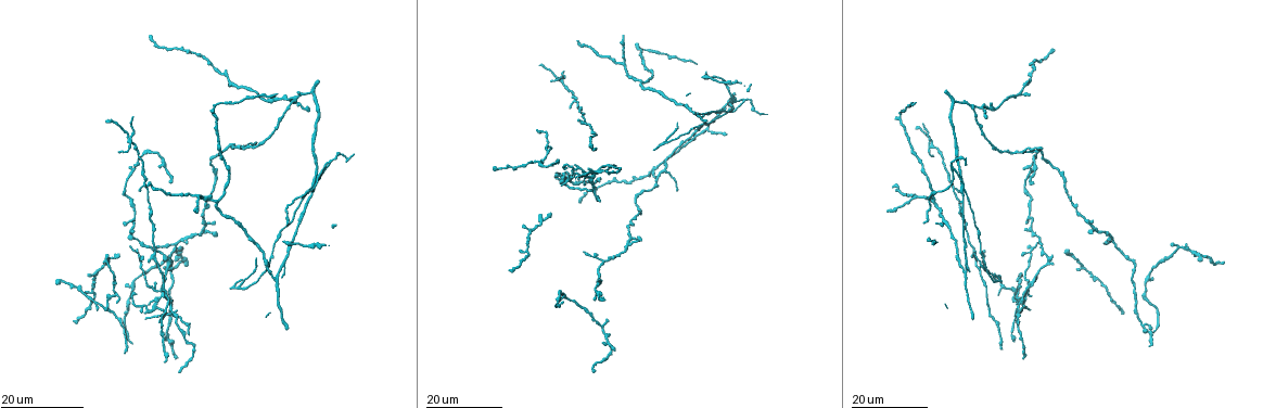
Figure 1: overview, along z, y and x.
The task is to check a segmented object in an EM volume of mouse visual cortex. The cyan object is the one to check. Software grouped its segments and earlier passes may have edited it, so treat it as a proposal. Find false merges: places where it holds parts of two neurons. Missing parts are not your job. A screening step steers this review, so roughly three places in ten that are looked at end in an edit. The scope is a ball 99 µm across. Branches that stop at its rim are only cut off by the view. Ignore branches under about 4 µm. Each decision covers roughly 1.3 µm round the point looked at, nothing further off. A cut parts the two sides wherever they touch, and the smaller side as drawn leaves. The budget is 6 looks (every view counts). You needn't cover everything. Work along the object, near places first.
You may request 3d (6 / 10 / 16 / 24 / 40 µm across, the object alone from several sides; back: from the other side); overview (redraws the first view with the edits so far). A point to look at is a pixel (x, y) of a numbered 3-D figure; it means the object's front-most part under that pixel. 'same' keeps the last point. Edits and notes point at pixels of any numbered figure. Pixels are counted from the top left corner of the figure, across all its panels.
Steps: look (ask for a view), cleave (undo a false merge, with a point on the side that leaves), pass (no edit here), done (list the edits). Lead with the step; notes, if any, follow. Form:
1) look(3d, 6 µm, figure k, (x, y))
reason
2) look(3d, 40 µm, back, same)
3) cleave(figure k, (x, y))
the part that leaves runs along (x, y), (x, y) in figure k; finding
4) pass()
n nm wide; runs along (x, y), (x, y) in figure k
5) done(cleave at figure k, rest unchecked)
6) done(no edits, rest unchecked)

look(3d, 16 µm, figure 1, (168, 269))
three arms meet

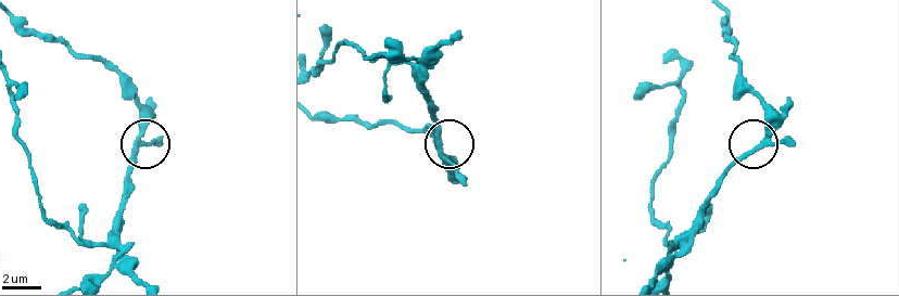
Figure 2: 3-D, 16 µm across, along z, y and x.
look(3d, 10 µm, figure 2, (760, 142))

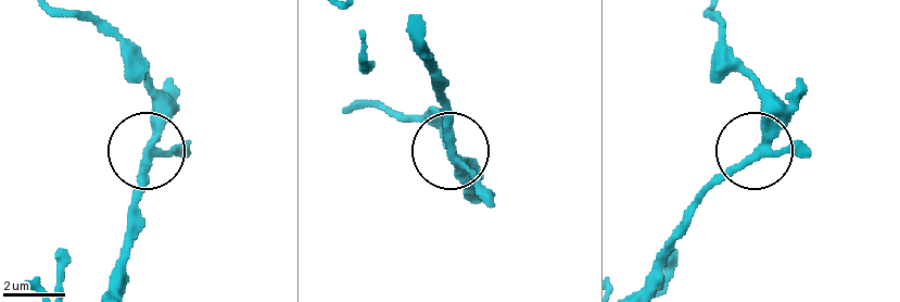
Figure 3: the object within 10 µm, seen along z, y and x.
pass()
runs along (717, 21), (724, 49), (755, 88), (760, 135), (685, 217) in figure 3; all the same neuron

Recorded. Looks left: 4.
look(3d, 24 µm, figure 1, (539, 164))
four-way junction

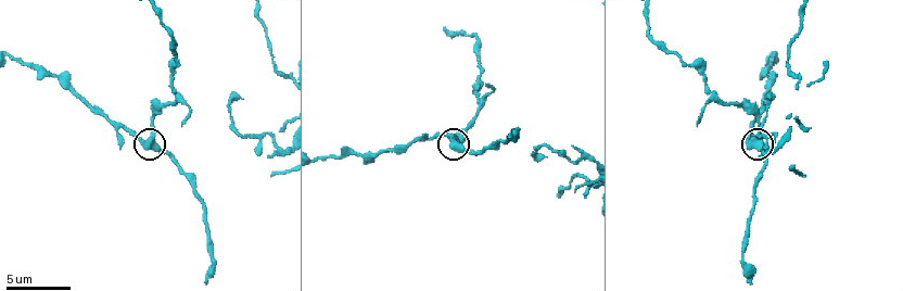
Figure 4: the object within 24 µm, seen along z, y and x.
look(3d, 10 µm, figure 4, (151, 136))

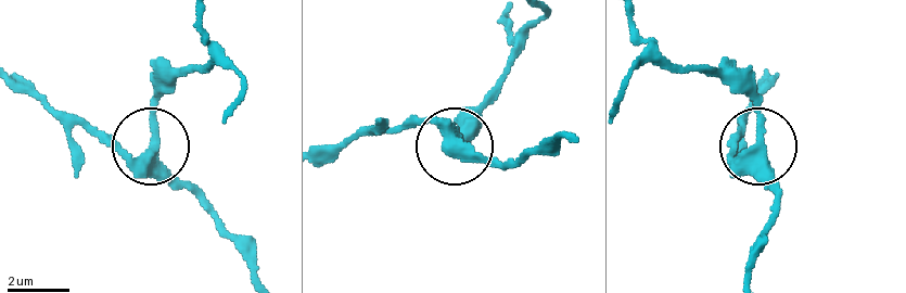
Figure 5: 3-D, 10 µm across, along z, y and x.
pass()
continuous, no second neuron

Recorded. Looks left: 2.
look(3d, 24 µm, figure 1, (665, 169))
thin arm on a thick one

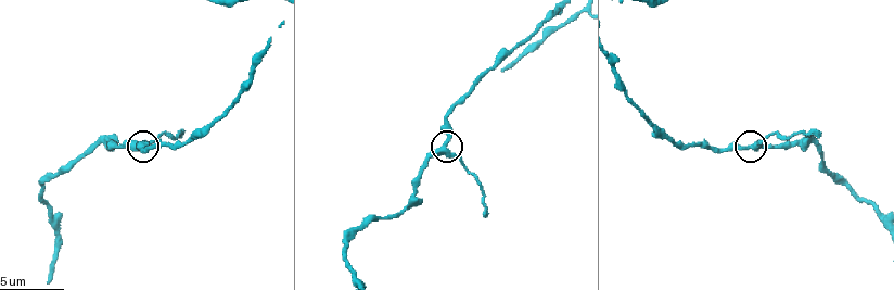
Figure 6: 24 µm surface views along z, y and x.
look(3d, 6 µm, figure 6, (750, 146))
zoom in

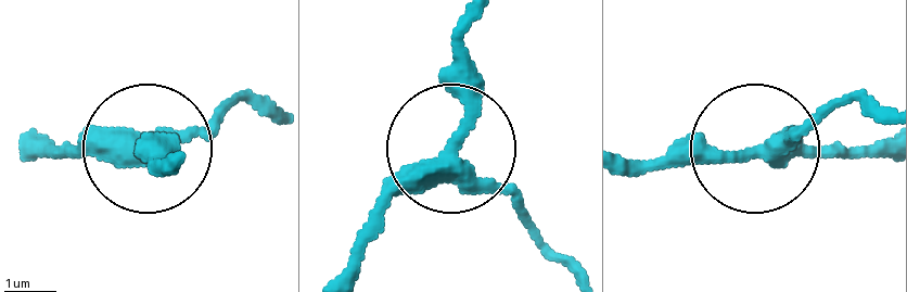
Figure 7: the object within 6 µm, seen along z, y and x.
pass()
side arm 7 µm; 3 arms; all the same neuron

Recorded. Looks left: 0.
done(no edits, rest unchecked)

